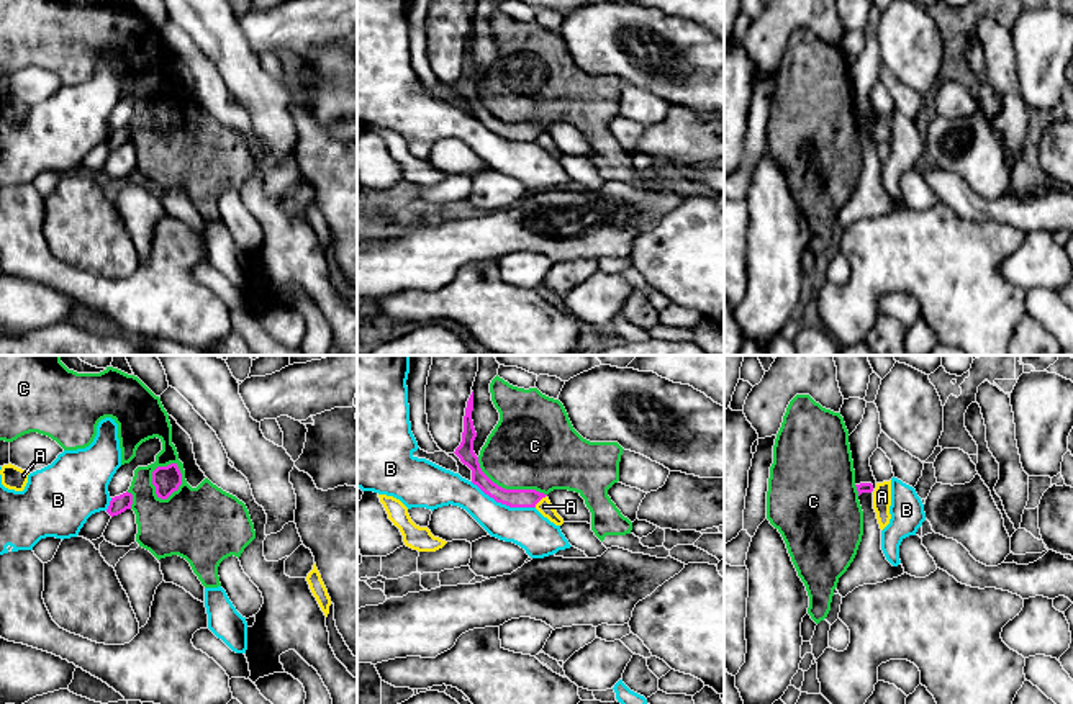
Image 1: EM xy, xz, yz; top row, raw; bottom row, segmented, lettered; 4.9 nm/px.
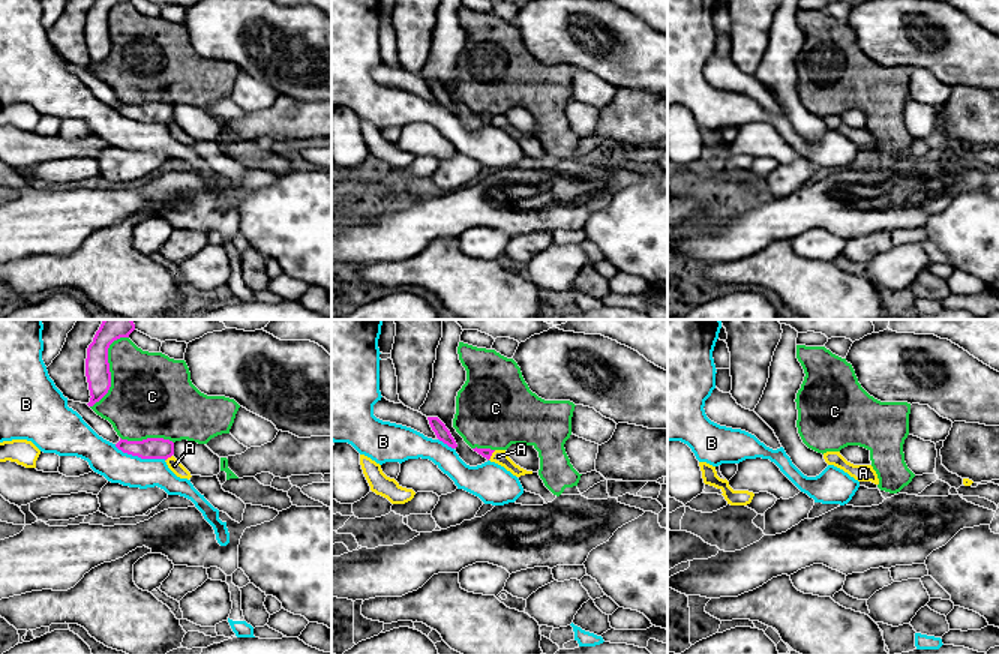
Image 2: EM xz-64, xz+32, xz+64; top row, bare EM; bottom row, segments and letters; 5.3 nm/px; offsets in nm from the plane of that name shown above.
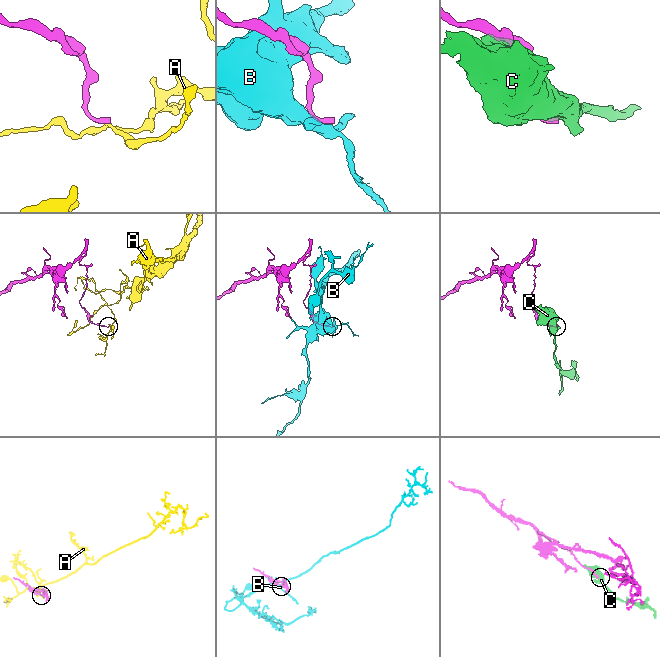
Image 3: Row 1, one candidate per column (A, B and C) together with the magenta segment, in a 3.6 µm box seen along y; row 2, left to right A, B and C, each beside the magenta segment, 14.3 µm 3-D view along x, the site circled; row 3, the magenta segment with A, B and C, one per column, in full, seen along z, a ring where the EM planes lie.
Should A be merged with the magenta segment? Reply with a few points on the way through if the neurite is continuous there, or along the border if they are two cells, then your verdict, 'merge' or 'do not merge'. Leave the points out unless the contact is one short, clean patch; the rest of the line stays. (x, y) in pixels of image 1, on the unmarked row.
along xz (546, 128), (534, 139) | do not merge

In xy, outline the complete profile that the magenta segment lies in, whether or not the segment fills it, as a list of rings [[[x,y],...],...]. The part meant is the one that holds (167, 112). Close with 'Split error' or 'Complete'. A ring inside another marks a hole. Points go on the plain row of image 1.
[[[177,97],[167,100],[157,100],[152,105],[152,118],[156,120],[156,128],[161,133],[167,133],[182,118],[182,106]]]. Complete

